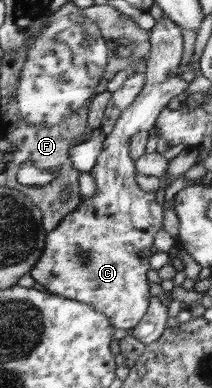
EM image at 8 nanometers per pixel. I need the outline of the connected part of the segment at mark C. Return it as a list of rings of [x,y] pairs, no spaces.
[[[168,16],[162,19],[150,30],[150,52],[144,58],[146,62],[146,84],[135,101],[124,110],[122,116],[116,121],[114,129],[104,139],[102,152],[98,156],[96,166],[90,170],[90,174],[96,182],[94,197],[83,198],[83,202],[74,212],[68,214],[56,228],[56,231],[47,234],[45,250],[38,264],[33,267],[31,275],[36,283],[46,288],[51,294],[64,295],[64,298],[76,299],[88,306],[92,306],[96,312],[108,316],[116,328],[130,331],[134,329],[142,316],[146,316],[150,292],[148,292],[149,279],[146,272],[150,270],[152,256],[152,240],[158,230],[162,230],[163,211],[162,205],[156,201],[156,195],[150,191],[144,191],[138,183],[138,170],[135,168],[135,159],[130,155],[131,137],[140,131],[150,131],[155,128],[156,118],[160,112],[167,108],[168,102],[182,94],[189,82],[178,76],[178,68],[183,60],[183,34],[175,22]]]

